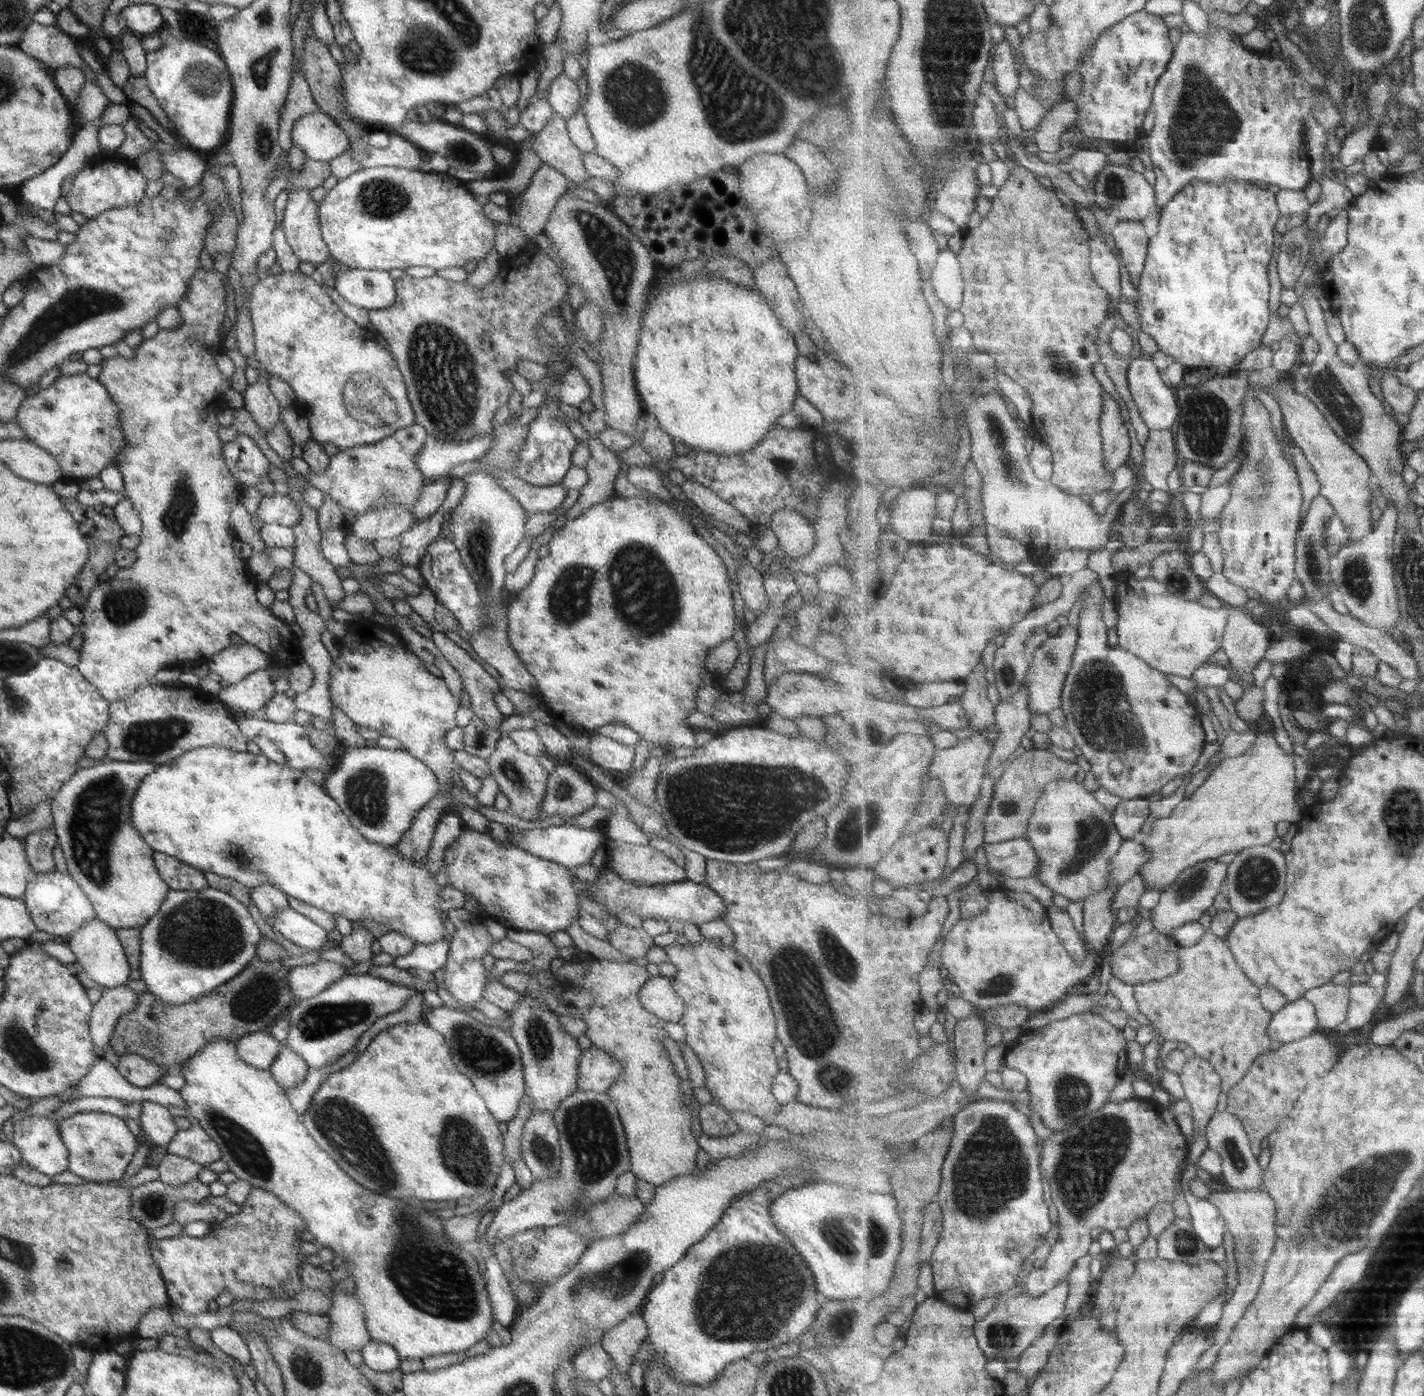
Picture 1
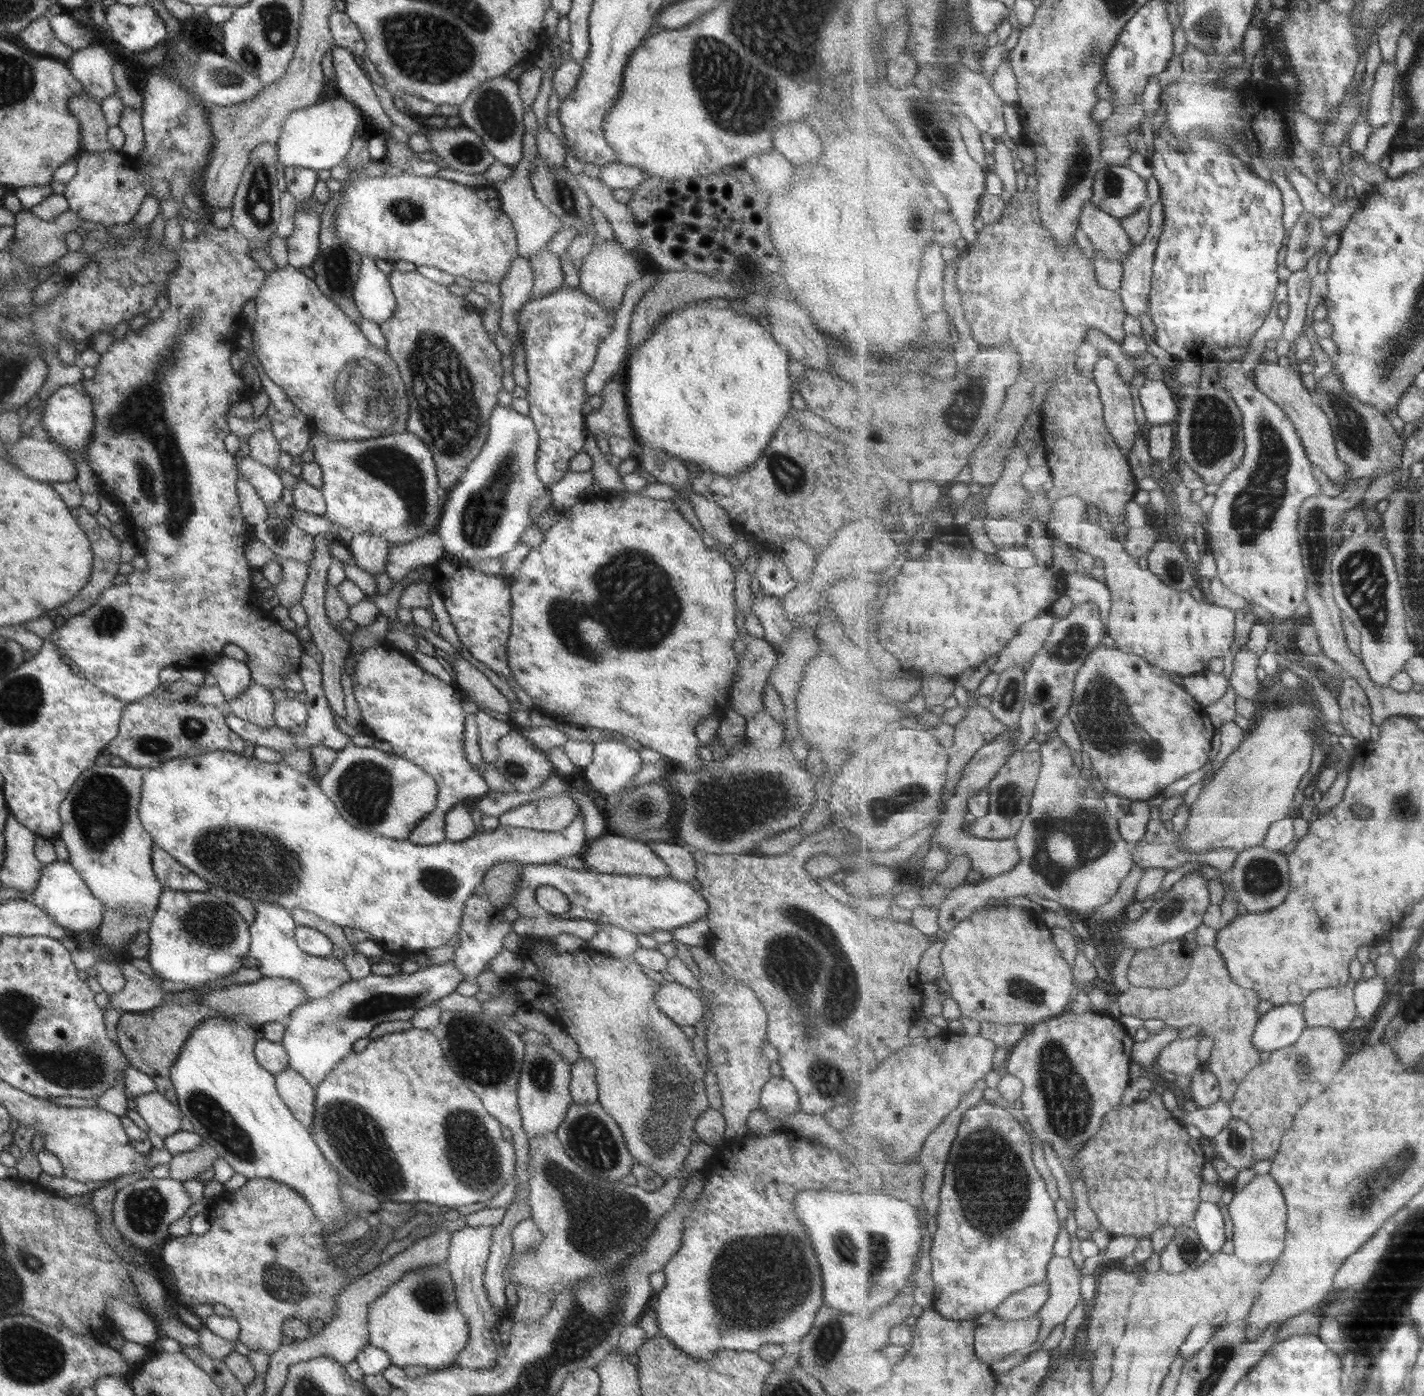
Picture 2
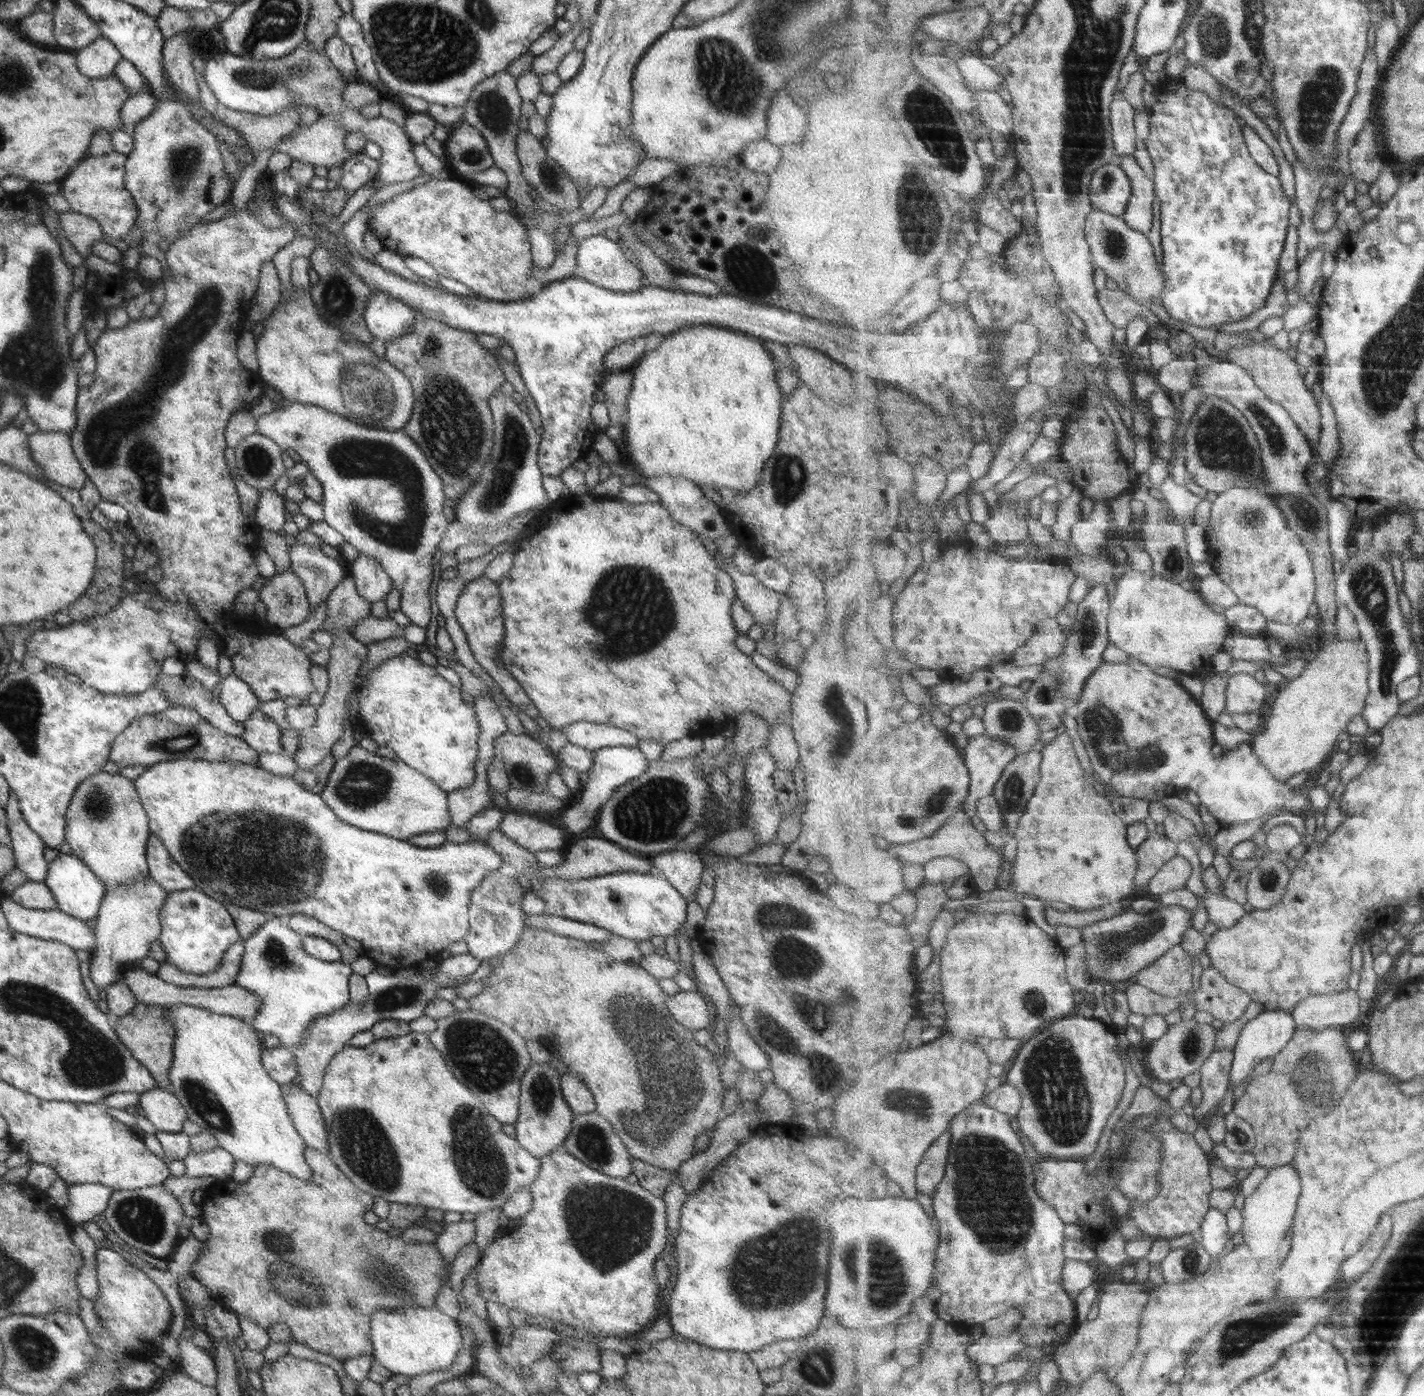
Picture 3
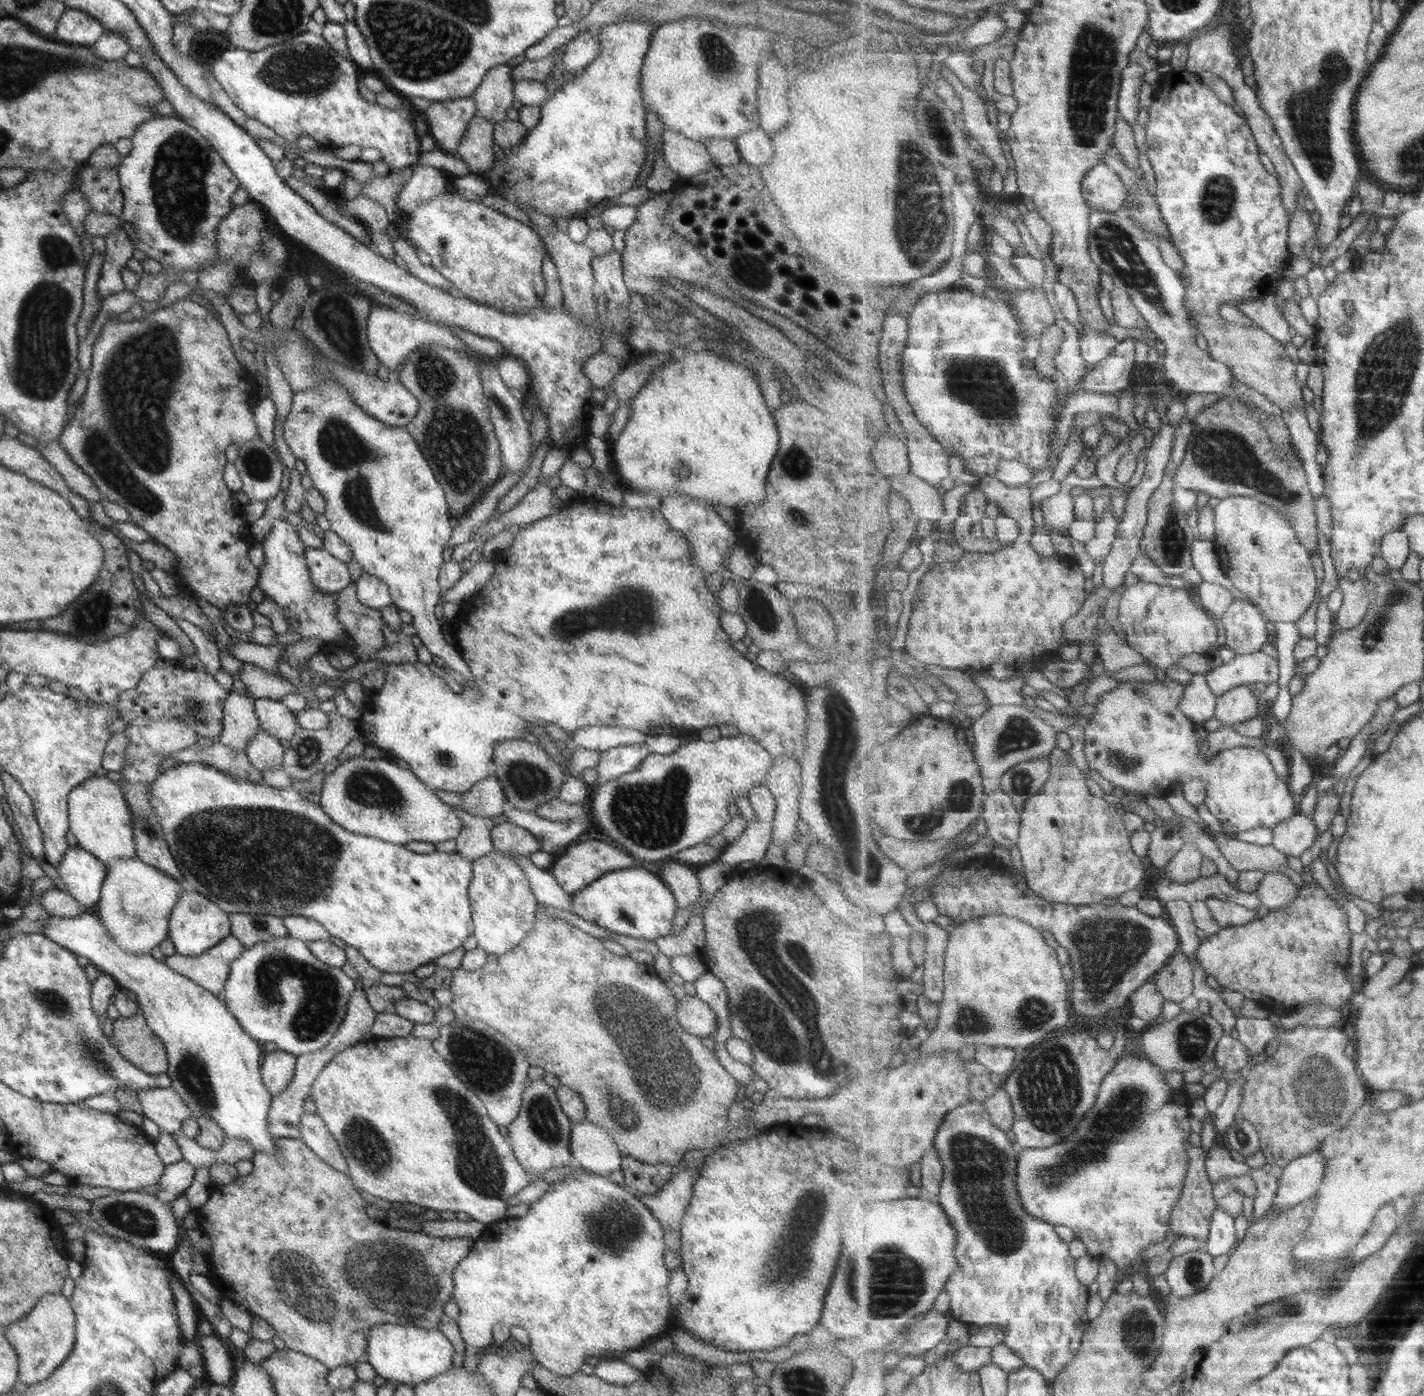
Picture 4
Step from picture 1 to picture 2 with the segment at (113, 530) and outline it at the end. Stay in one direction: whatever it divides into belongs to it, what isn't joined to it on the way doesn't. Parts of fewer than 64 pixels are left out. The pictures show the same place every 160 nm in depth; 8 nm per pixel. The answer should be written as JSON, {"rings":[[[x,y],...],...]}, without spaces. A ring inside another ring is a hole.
{"rings":[[[82,507],[73,508],[73,510],[71,510],[71,516],[77,520],[79,528],[87,534],[87,538],[89,538],[89,542],[91,542],[93,562],[87,586],[83,586],[83,588],[79,590],[79,594],[77,594],[71,602],[67,602],[65,606],[57,608],[57,614],[59,614],[59,616],[63,616],[63,619],[65,620],[73,617],[74,615],[82,614],[84,610],[87,610],[87,608],[93,606],[94,603],[97,602],[100,594],[106,594],[109,586],[112,586],[113,584],[114,577],[118,576],[117,570],[119,569],[120,564],[119,543],[117,539],[111,535],[109,530],[99,526],[93,516]]]}

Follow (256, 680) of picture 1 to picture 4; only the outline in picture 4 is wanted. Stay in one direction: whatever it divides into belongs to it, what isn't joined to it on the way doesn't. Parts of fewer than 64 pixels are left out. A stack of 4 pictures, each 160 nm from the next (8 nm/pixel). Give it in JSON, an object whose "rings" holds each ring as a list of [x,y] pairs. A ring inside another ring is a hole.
{"rings":[[[258,729],[255,736],[248,740],[244,753],[249,765],[259,773],[282,768],[282,754],[284,748],[279,741]]]}

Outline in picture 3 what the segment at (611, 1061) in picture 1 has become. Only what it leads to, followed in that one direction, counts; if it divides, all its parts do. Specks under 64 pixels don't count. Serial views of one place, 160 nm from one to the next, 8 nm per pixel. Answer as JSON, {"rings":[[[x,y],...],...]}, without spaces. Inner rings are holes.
{"rings":[[[565,1072],[560,1076],[560,1091],[572,1115],[593,1113],[595,1104],[591,1091],[573,1072]]]}

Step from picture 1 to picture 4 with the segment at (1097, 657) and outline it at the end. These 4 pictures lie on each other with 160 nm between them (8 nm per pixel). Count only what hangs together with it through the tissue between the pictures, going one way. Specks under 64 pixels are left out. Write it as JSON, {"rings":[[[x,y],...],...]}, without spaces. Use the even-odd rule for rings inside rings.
{"rings":[[[1164,677],[1159,681],[1146,682],[1146,681],[1125,681],[1120,682],[1121,684],[1106,692],[1102,696],[1102,700],[1098,702],[1095,706],[1095,713],[1088,718],[1087,721],[1083,722],[1085,726],[1085,741],[1084,741],[1084,749],[1085,758],[1087,760],[1088,766],[1090,768],[1095,768],[1101,777],[1105,778],[1105,780],[1112,782],[1118,789],[1122,788],[1128,794],[1137,795],[1140,798],[1146,798],[1148,796],[1154,796],[1159,798],[1165,798],[1171,790],[1177,786],[1182,785],[1183,783],[1189,782],[1191,780],[1203,780],[1207,785],[1207,798],[1205,804],[1208,806],[1208,809],[1216,816],[1218,821],[1220,822],[1223,830],[1228,833],[1238,833],[1245,832],[1246,830],[1253,830],[1254,828],[1273,828],[1277,826],[1281,821],[1287,821],[1293,815],[1298,812],[1298,802],[1296,798],[1293,796],[1292,790],[1289,788],[1288,782],[1281,780],[1279,776],[1277,776],[1277,772],[1273,770],[1273,764],[1271,764],[1271,760],[1267,758],[1265,752],[1259,750],[1258,748],[1251,748],[1251,746],[1237,746],[1237,748],[1225,748],[1225,750],[1221,750],[1212,756],[1209,753],[1203,753],[1199,749],[1198,740],[1196,739],[1196,723],[1188,717],[1187,714],[1181,710],[1180,702],[1183,701],[1184,692],[1186,686],[1183,686],[1181,682],[1177,682],[1175,680],[1170,679],[1169,677]]]}

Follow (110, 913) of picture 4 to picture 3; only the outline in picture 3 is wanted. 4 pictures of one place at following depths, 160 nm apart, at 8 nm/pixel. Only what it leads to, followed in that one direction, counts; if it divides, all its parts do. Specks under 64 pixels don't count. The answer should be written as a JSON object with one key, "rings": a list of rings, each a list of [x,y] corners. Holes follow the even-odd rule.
{"rings":[[[148,874],[138,881],[121,883],[104,891],[95,920],[91,923],[96,947],[91,954],[89,975],[99,992],[120,977],[122,966],[138,962],[149,954],[151,943],[161,932],[159,911],[165,902],[165,892]]]}

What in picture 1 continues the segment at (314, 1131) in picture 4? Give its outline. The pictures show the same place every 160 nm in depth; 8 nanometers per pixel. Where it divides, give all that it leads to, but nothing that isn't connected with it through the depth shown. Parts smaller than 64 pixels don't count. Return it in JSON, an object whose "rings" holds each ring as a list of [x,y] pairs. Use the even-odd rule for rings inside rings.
{"rings":[[[281,1042],[282,1046],[276,1059],[268,1070],[277,1083],[277,1086],[283,1088],[293,1088],[305,1080],[308,1068],[305,1062],[293,1051],[287,1049],[286,1042]]]}

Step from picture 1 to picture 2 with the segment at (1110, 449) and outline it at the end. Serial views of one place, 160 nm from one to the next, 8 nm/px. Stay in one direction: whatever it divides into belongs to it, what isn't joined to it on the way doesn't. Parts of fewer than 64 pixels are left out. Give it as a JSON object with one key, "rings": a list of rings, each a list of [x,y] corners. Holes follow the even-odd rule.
{"rings":[[[1099,351],[1099,359],[1091,375],[1100,387],[1106,425],[1123,454],[1128,455],[1135,444],[1135,434],[1140,430],[1132,388],[1123,380],[1117,363],[1105,351]]]}

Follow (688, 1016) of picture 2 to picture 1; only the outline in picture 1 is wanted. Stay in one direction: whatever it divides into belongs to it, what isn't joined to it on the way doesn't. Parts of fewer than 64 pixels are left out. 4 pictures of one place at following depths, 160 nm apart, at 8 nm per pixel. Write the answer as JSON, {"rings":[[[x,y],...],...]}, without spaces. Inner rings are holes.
{"rings":[[[653,976],[645,985],[641,986],[637,993],[637,1000],[643,1008],[654,1014],[658,1019],[664,1022],[679,1022],[682,1014],[685,1012],[685,1004],[681,998],[677,997],[673,988],[671,988],[672,980],[663,976]]]}

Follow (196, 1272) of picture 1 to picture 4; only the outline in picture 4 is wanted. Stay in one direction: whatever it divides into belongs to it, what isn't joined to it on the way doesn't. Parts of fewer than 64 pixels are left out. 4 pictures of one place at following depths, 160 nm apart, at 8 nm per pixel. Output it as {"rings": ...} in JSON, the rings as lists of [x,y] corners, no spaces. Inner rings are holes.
{"rings":[[[274,1138],[274,1153],[257,1151],[251,1158],[252,1171],[238,1177],[226,1185],[213,1184],[207,1202],[196,1210],[197,1225],[211,1244],[207,1260],[209,1280],[214,1284],[223,1298],[228,1297],[237,1302],[251,1315],[262,1318],[274,1330],[274,1334],[283,1340],[284,1346],[295,1352],[310,1356],[325,1368],[352,1366],[367,1360],[366,1346],[369,1329],[377,1324],[395,1324],[401,1326],[419,1326],[433,1328],[439,1324],[443,1304],[452,1298],[452,1272],[457,1262],[470,1252],[475,1240],[470,1238],[447,1239],[431,1237],[424,1233],[390,1229],[385,1224],[376,1223],[365,1215],[366,1202],[357,1191],[349,1177],[325,1164],[303,1141],[293,1138]]]}

